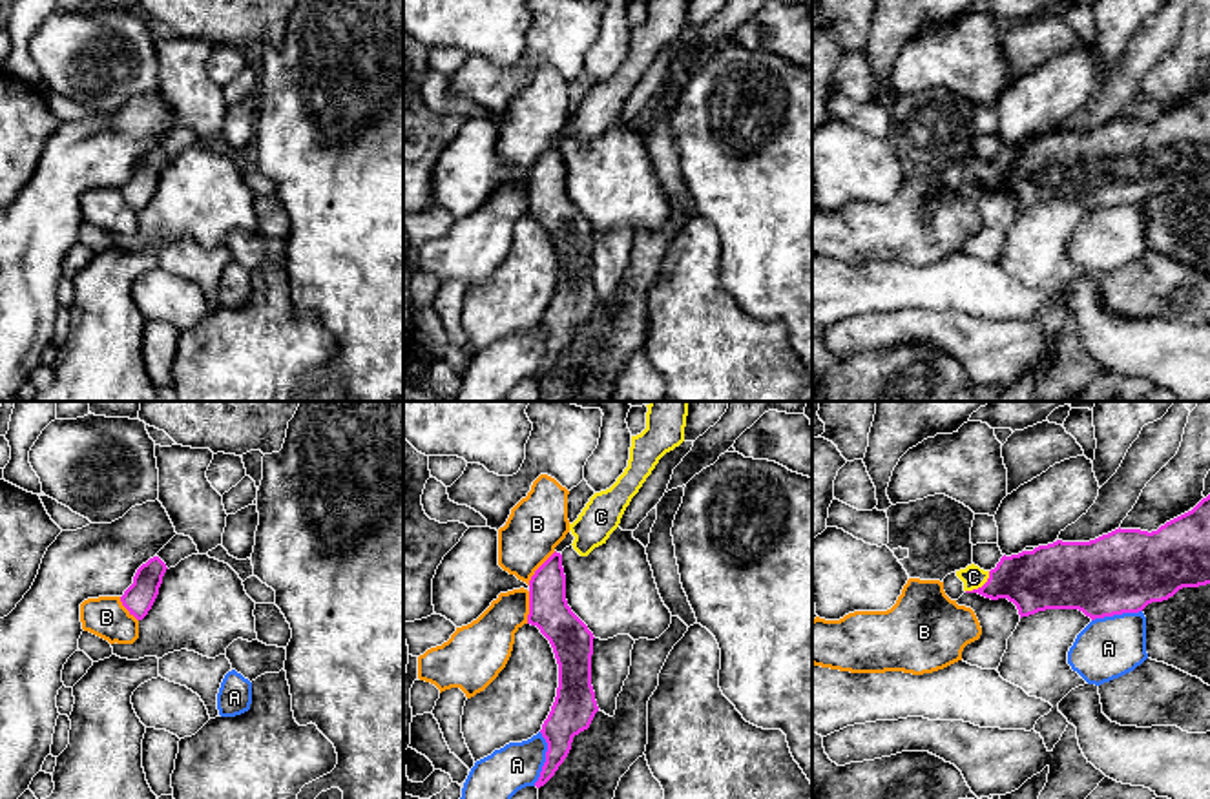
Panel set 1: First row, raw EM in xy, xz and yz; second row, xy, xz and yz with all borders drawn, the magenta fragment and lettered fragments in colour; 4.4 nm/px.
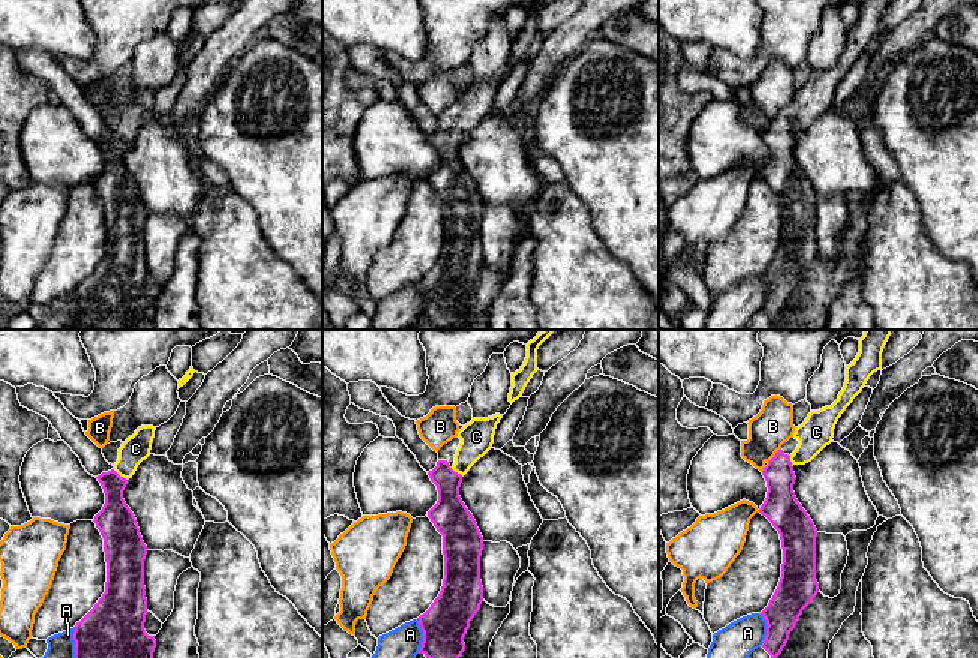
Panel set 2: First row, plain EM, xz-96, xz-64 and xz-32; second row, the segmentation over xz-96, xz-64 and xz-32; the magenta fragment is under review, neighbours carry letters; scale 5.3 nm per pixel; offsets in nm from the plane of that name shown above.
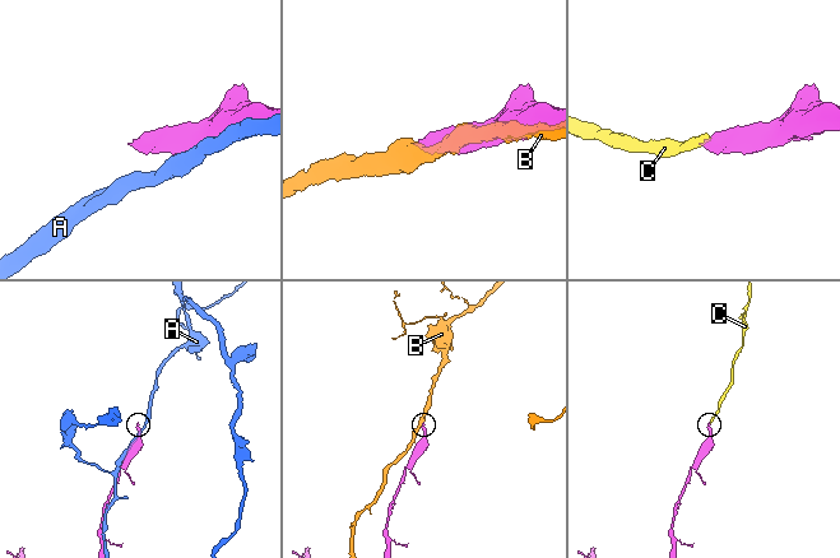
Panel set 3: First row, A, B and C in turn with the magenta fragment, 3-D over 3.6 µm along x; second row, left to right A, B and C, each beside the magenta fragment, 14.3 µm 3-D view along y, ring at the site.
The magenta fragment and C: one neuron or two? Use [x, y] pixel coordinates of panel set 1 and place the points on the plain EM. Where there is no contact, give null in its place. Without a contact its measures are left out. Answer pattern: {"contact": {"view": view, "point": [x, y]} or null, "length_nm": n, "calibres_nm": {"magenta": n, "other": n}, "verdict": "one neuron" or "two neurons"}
{"contact": {"view": "yz", "point": [982, 177]}, "length_nm": 140, "calibres_nm": {"magenta": 280, "other": 100}, "verdict": "one neuron"}

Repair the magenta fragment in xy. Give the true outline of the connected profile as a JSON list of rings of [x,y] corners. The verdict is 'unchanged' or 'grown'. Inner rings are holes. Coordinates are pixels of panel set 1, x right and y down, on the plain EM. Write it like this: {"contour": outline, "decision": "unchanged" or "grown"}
{"contour": [[[159,148],[150,150],[137,161],[133,175],[120,188],[122,197],[137,212],[142,212],[151,201],[166,161],[166,155]]], "decision": "unchanged"}

